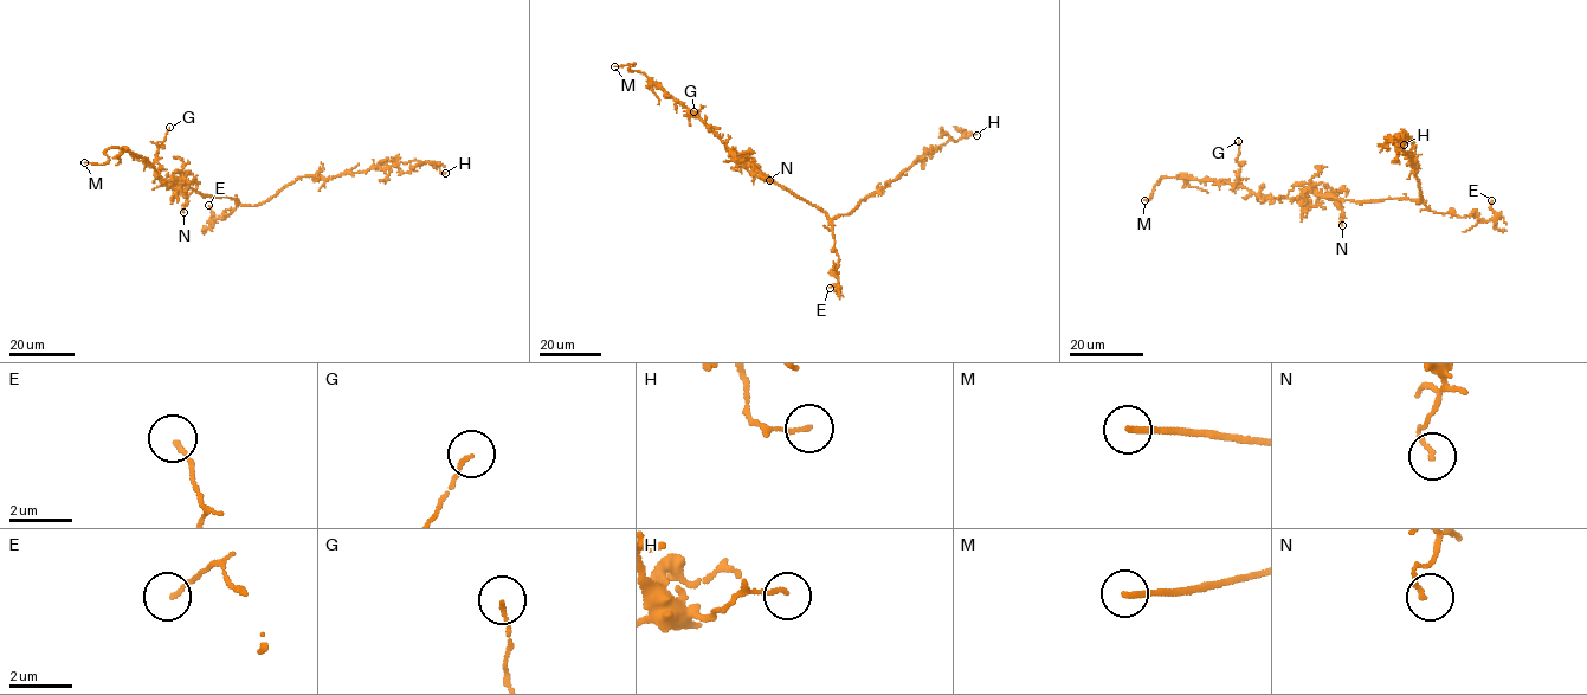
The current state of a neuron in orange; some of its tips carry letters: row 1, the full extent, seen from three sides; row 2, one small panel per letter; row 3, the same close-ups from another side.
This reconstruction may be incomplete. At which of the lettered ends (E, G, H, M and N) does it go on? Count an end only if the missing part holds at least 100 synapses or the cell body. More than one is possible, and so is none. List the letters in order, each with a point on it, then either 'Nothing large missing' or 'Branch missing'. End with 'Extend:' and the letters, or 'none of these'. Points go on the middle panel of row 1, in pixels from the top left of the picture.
E: Place: (830, 288). Nothing large missing
G: Place: (694, 111). Nothing large missing
H: Place: (976, 135). Nothing large missing
M: Place: (614, 66). Branch missing
N: Place: (769, 180). Nothing large missing
Extend: M

